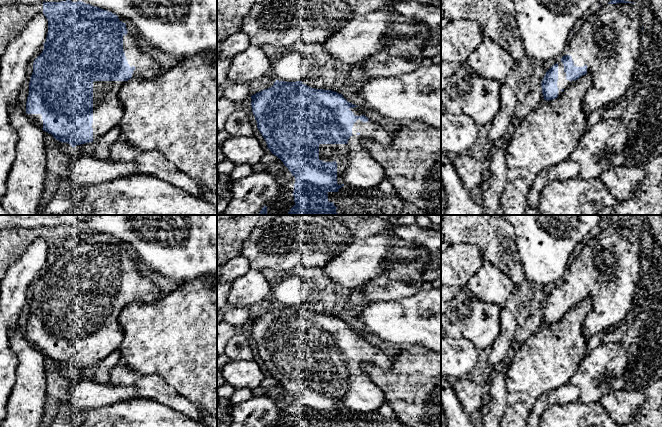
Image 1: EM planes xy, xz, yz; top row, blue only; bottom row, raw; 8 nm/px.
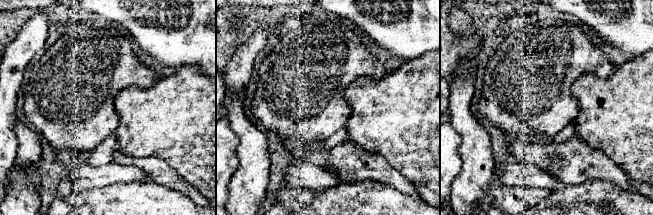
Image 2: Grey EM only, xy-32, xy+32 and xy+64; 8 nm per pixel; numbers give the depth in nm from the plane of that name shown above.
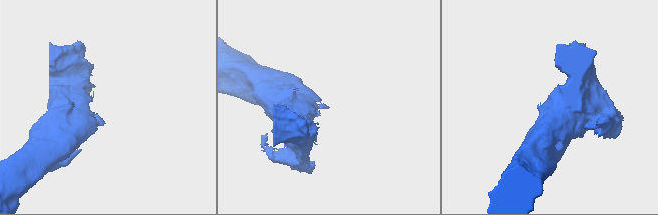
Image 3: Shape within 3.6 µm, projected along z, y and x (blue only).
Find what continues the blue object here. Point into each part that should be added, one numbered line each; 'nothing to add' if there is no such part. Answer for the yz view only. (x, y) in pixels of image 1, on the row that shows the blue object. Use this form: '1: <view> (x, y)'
1: yz (562, 83)

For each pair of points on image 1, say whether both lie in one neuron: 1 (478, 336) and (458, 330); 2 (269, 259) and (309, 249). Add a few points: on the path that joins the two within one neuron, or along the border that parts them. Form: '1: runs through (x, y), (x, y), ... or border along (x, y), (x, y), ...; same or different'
1: runs through (473, 331), (463, 330); same
2: runs through (279, 255), (286, 255), (294, 249), (299, 249); same

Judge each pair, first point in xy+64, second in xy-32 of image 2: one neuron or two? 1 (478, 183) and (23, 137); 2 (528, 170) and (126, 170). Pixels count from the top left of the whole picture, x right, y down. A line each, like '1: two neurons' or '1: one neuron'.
1: one neuron
2: one neuron

